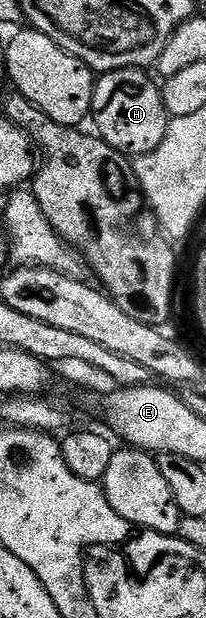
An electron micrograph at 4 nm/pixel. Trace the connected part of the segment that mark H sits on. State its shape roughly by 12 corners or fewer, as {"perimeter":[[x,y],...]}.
{"perimeter":[[131,66],[96,78],[95,133],[152,154],[170,116],[157,79]]}

